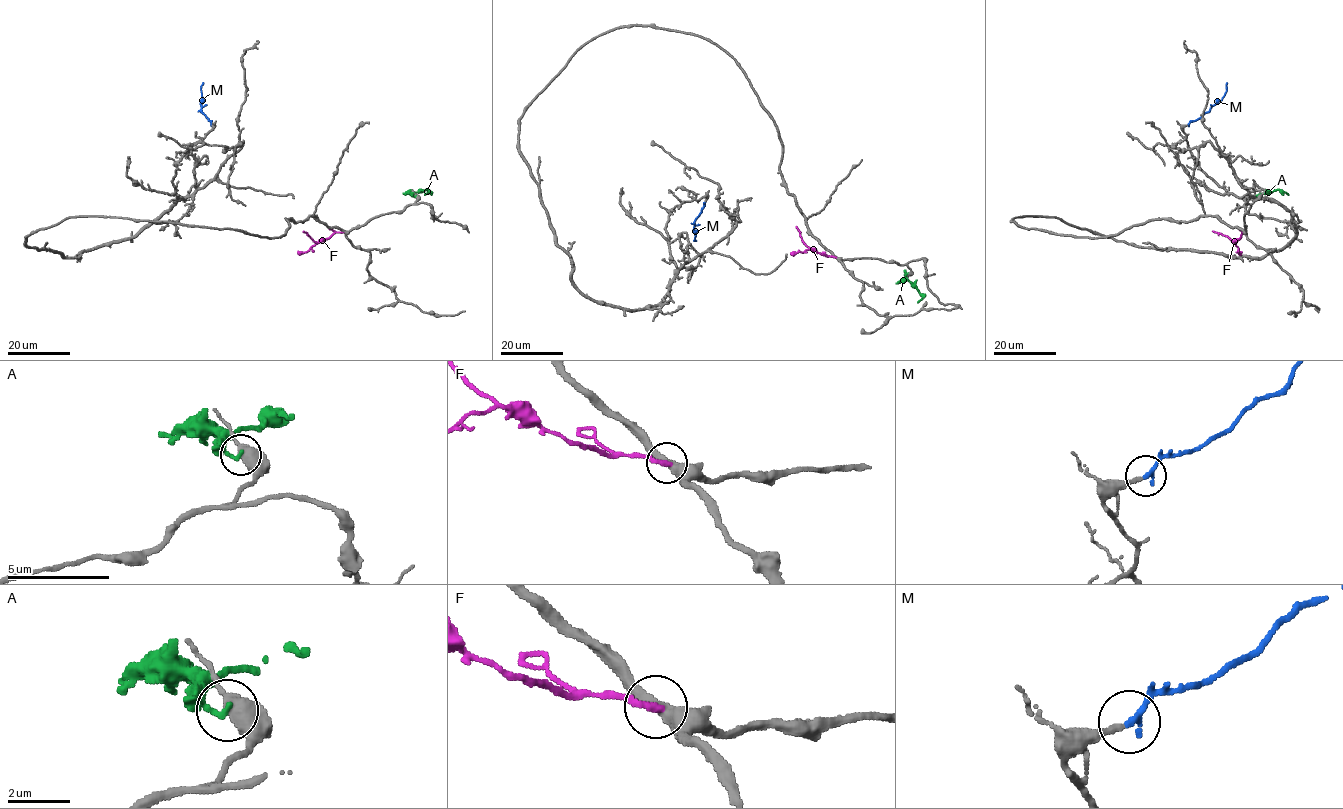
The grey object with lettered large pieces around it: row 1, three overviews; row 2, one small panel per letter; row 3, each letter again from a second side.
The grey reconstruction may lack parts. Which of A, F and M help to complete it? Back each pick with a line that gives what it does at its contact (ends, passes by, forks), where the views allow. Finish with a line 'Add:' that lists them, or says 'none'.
M: it ends there
Add: M

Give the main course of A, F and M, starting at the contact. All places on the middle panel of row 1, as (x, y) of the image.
A: (909, 273), (906, 278), (922, 298), (917, 302)
F: (836, 257), (810, 249), (802, 241), (796, 226)
M: (705, 201), (695, 220), (696, 241)

